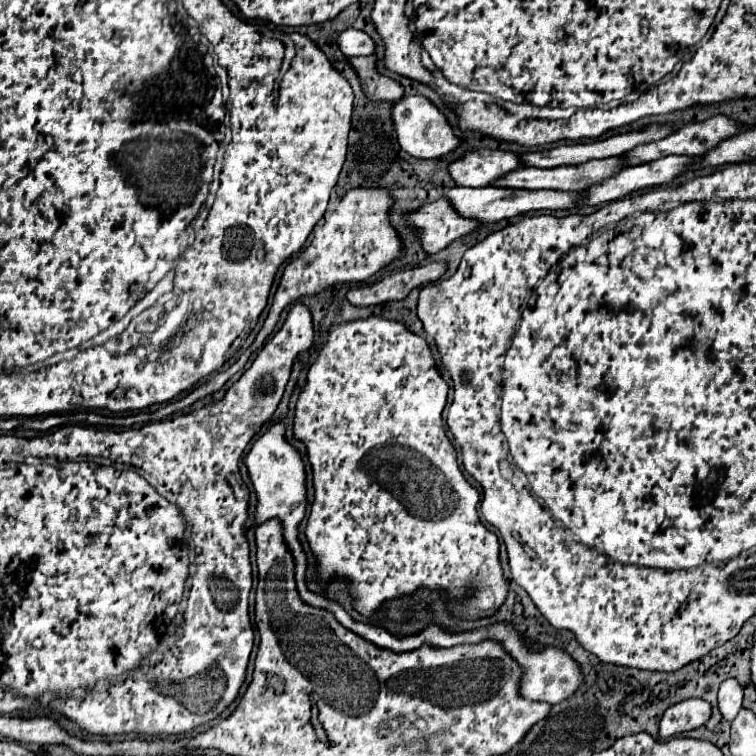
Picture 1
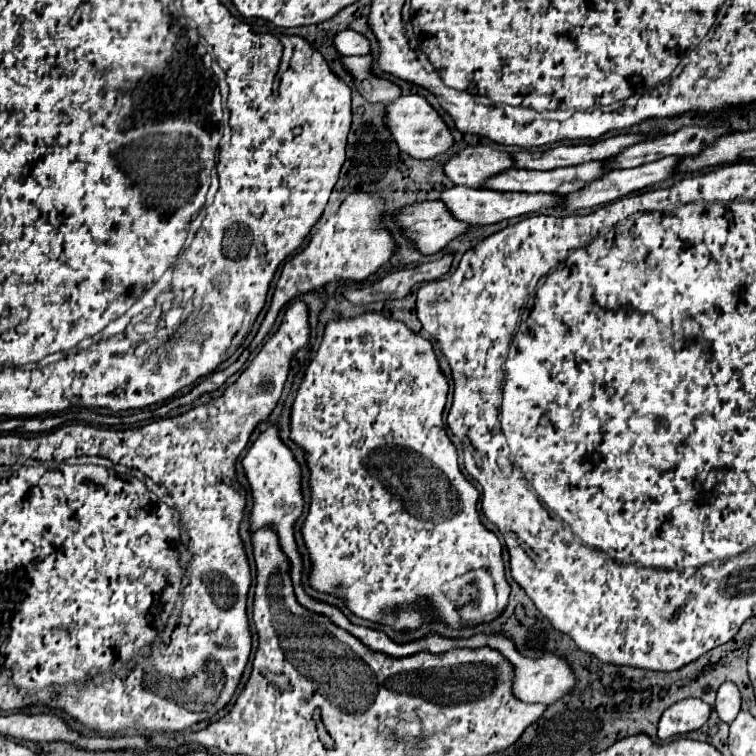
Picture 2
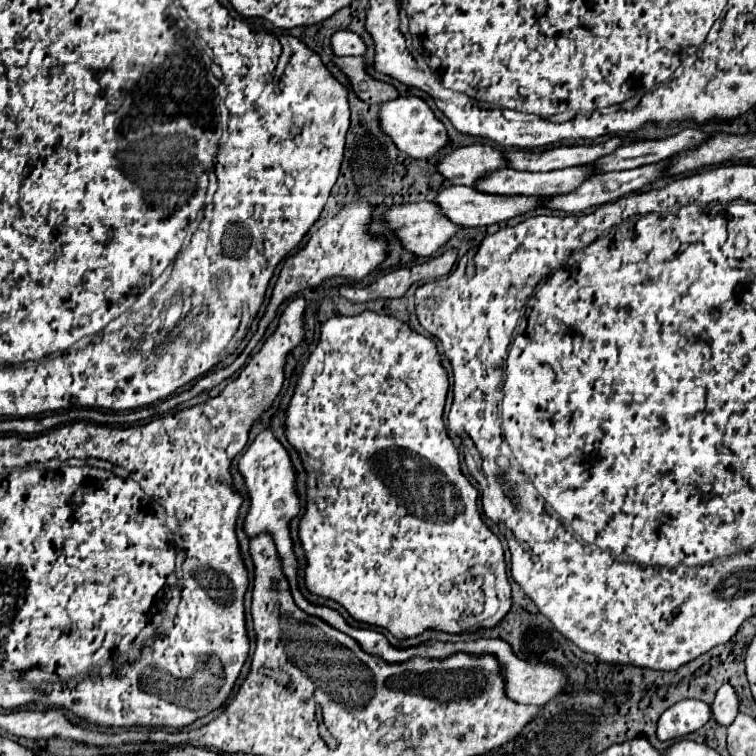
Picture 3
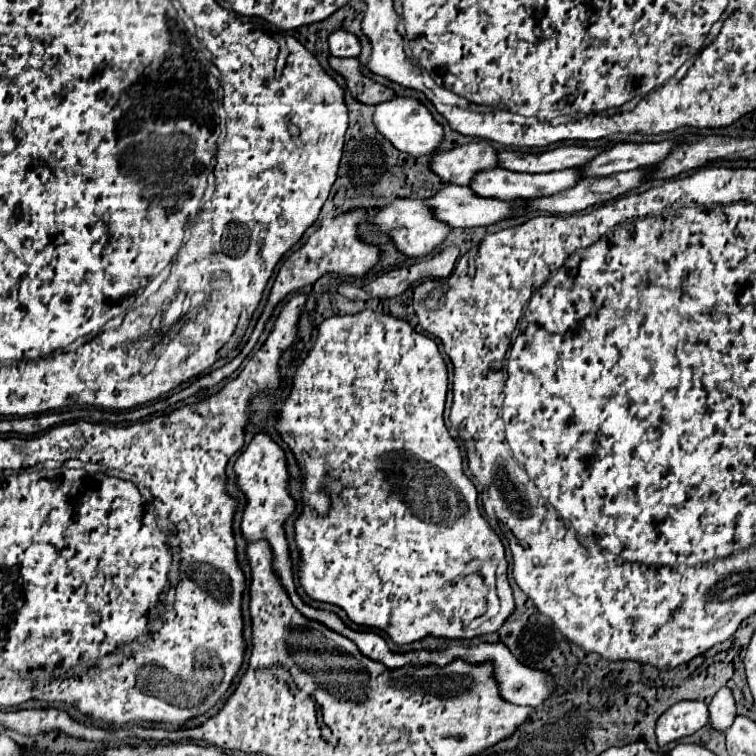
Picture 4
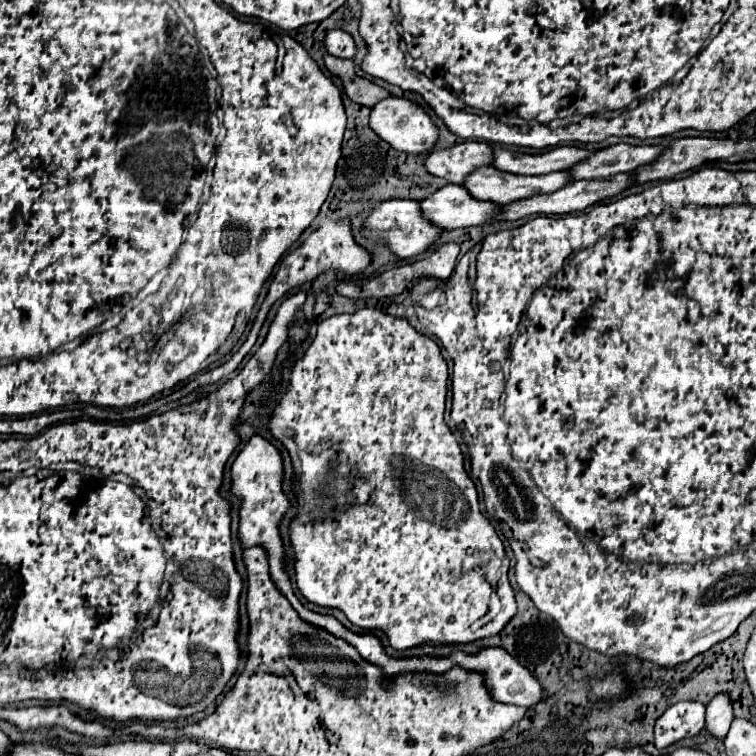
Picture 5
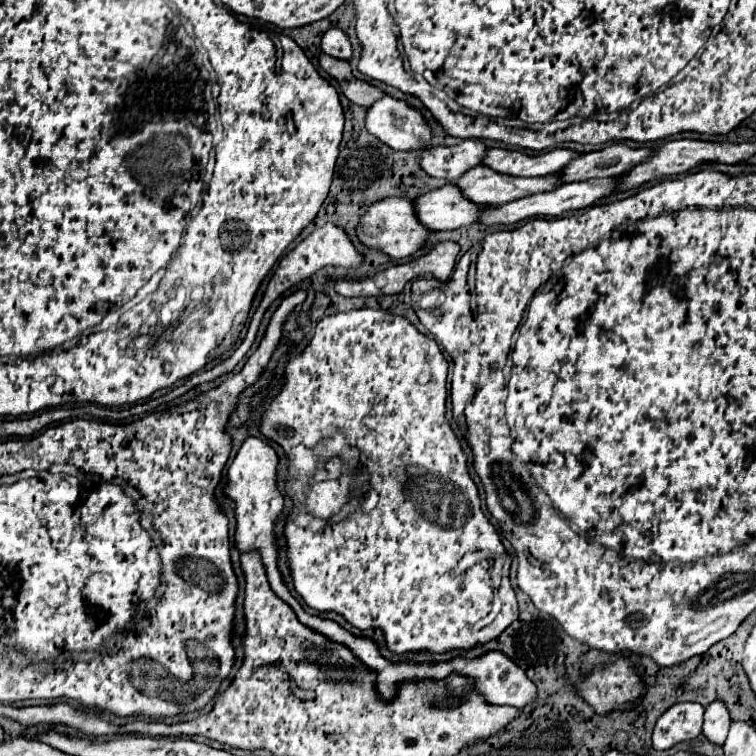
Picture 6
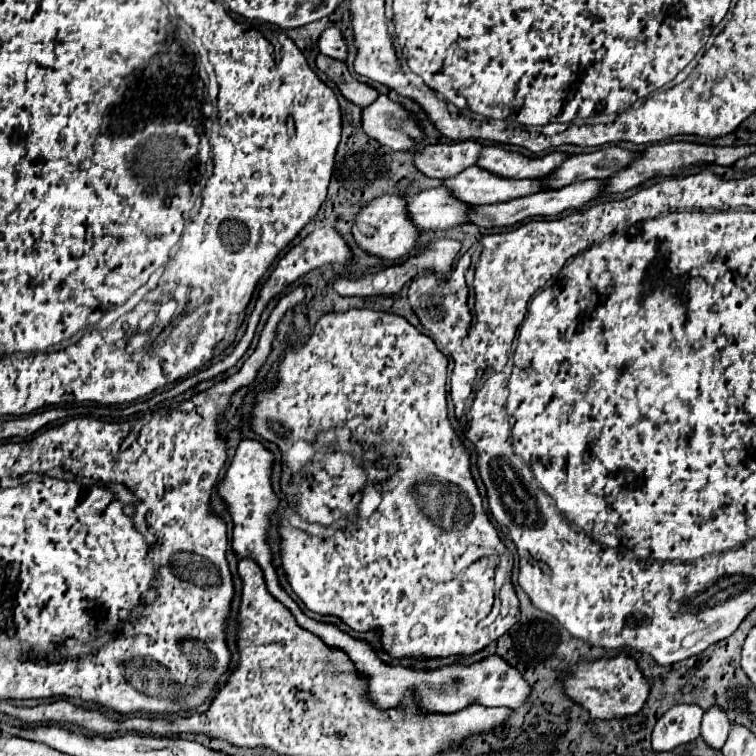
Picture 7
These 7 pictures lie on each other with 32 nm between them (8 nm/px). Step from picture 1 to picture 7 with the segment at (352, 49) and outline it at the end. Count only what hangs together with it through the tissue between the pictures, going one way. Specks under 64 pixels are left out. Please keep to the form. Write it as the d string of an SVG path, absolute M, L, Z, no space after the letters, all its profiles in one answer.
M326 28L318 38L318 50L334 60L346 60L346 42L338 28Z

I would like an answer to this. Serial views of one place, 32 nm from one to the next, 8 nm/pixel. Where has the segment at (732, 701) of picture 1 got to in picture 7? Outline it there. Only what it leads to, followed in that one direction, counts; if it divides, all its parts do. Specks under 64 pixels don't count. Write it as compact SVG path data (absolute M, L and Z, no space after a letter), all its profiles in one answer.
M710 708L708 712L704 712L700 730L702 730L700 732L702 740L710 748L720 750L726 744L726 738L728 738L728 732L730 732L730 724L728 724L724 710L722 708Z

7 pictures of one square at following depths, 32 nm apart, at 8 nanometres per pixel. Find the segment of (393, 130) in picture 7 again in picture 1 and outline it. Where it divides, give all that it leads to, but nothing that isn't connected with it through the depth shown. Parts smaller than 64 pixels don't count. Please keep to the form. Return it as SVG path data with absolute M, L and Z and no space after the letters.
M402 96L398 102L394 102L392 126L394 126L400 148L404 148L404 152L408 152L414 158L426 160L426 158L434 158L434 154L446 156L456 146L460 146L460 138L454 136L444 114L424 96Z

